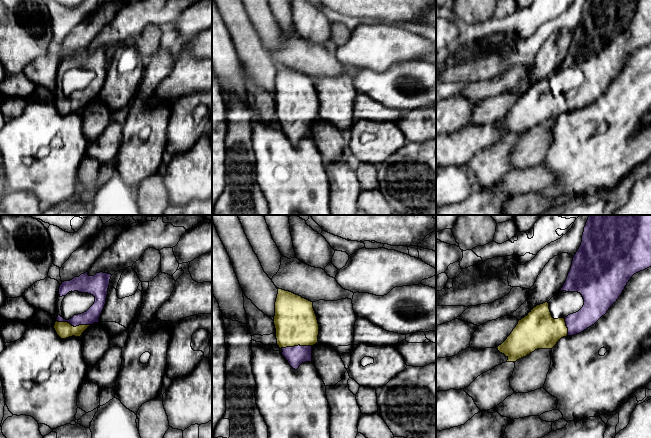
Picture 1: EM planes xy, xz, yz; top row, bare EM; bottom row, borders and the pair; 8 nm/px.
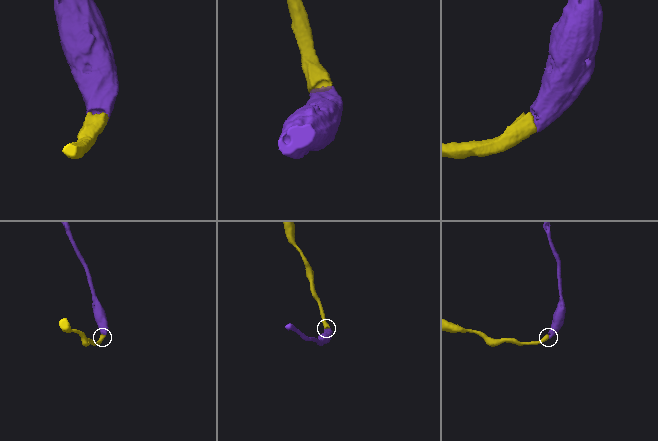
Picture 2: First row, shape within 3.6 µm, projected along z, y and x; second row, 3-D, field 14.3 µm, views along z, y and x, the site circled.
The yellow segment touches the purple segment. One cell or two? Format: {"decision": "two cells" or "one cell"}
{"decision": "one cell"}

